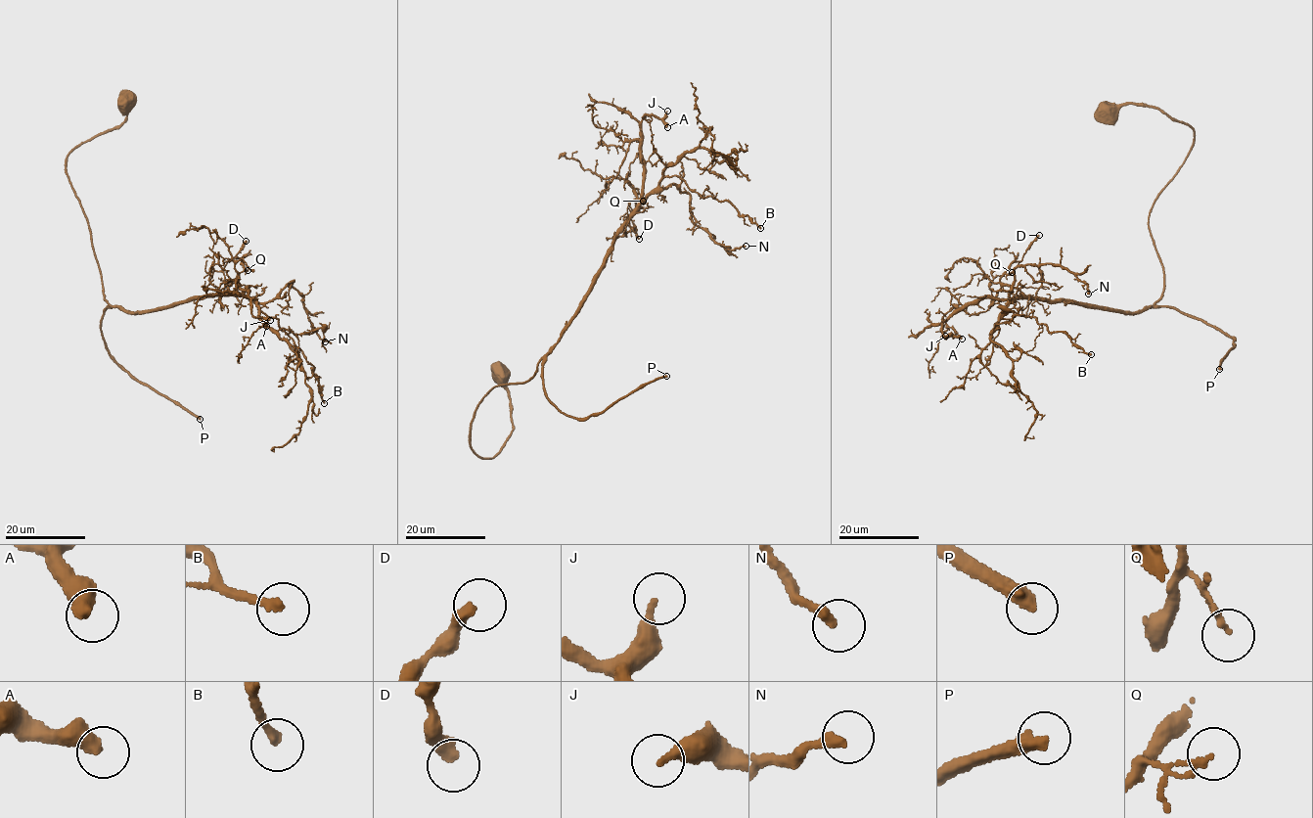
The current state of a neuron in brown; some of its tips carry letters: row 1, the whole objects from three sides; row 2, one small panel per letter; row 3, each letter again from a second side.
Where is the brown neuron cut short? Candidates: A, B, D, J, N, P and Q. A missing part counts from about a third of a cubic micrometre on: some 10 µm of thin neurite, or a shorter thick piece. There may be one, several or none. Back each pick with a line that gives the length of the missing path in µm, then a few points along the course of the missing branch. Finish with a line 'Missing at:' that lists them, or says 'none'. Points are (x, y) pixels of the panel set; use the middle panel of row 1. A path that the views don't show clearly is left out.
A: 35 µm | (667, 127), (672, 137), (673, 117), (668, 111), (686, 112), (699, 110), (701, 106)
J: 20 µm | (667, 111), (660, 79), (650, 70), (648, 74)
P: 190 µm
Missing at: A, J, P

